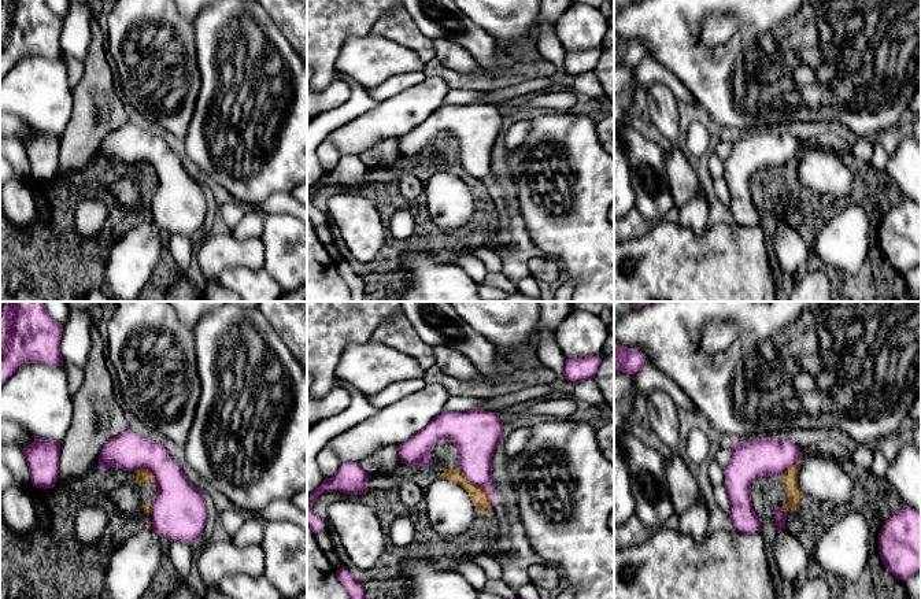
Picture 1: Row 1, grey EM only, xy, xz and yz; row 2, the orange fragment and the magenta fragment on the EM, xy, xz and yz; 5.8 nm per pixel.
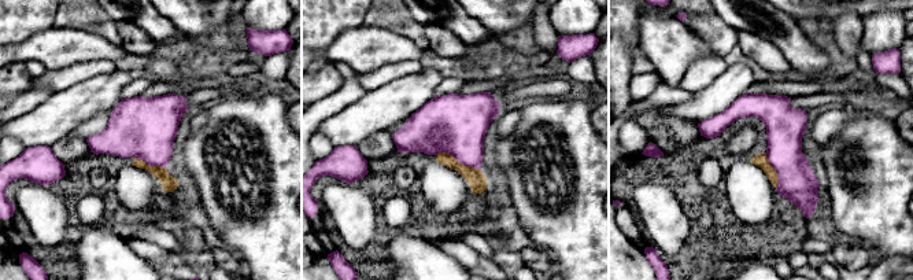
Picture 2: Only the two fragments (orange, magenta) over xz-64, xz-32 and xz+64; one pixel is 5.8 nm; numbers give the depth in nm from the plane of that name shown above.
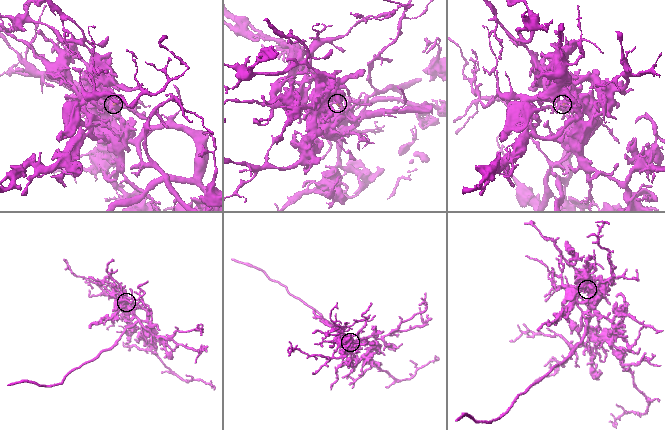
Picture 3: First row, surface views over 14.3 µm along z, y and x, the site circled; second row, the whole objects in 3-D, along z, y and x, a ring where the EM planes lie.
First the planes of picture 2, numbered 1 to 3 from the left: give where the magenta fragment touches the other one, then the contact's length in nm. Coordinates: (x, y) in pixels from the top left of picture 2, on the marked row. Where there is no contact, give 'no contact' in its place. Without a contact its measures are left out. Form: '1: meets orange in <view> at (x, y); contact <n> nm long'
1: meets orange in xz-64 at (150, 166); contact 200 nm long
2: meets orange in xz-32 at (457, 161); contact 280 nm long
3: meets orange in xz+64 at (775, 170); contact 220 nm long

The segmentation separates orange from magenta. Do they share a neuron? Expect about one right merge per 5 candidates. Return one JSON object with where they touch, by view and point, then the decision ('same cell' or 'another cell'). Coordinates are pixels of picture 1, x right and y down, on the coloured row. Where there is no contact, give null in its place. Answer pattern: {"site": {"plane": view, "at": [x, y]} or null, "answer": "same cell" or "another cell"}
{"site": {"plane": "xz", "at": [480, 487]}, "answer": "another cell"}

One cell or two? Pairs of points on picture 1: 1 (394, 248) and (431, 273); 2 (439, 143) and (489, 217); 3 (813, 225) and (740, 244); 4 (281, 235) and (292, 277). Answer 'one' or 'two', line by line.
1: two
2: one
3: two
4: one

